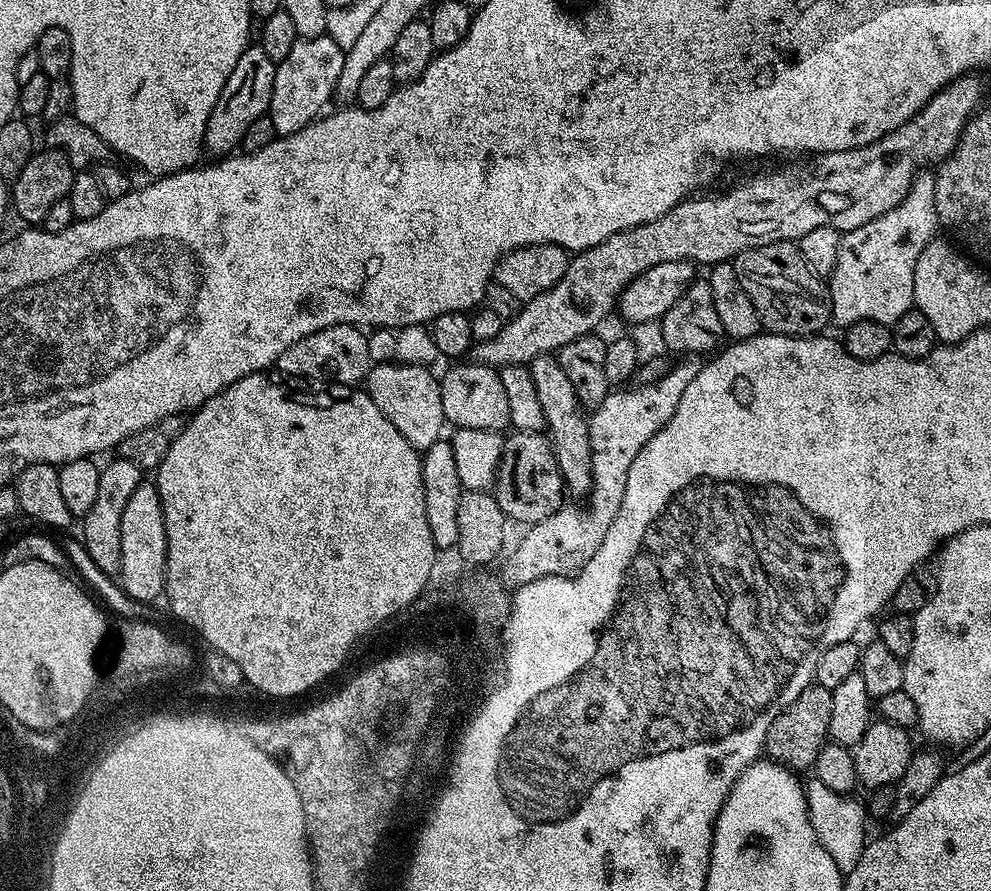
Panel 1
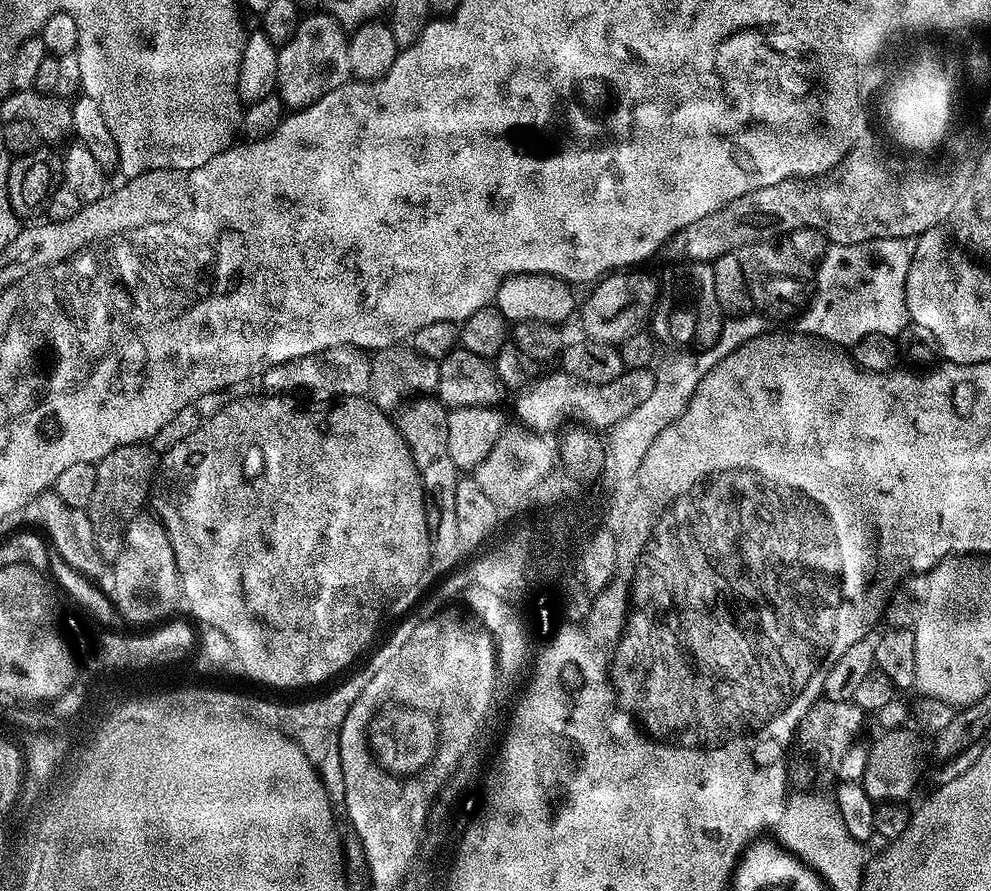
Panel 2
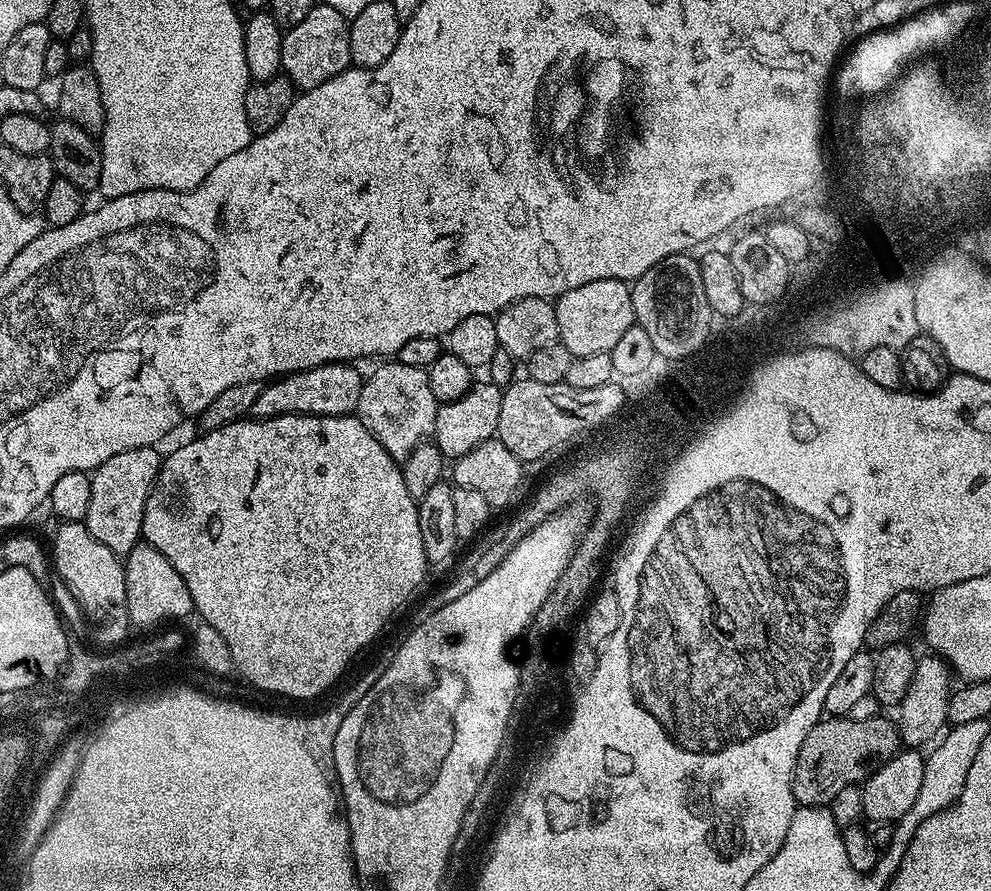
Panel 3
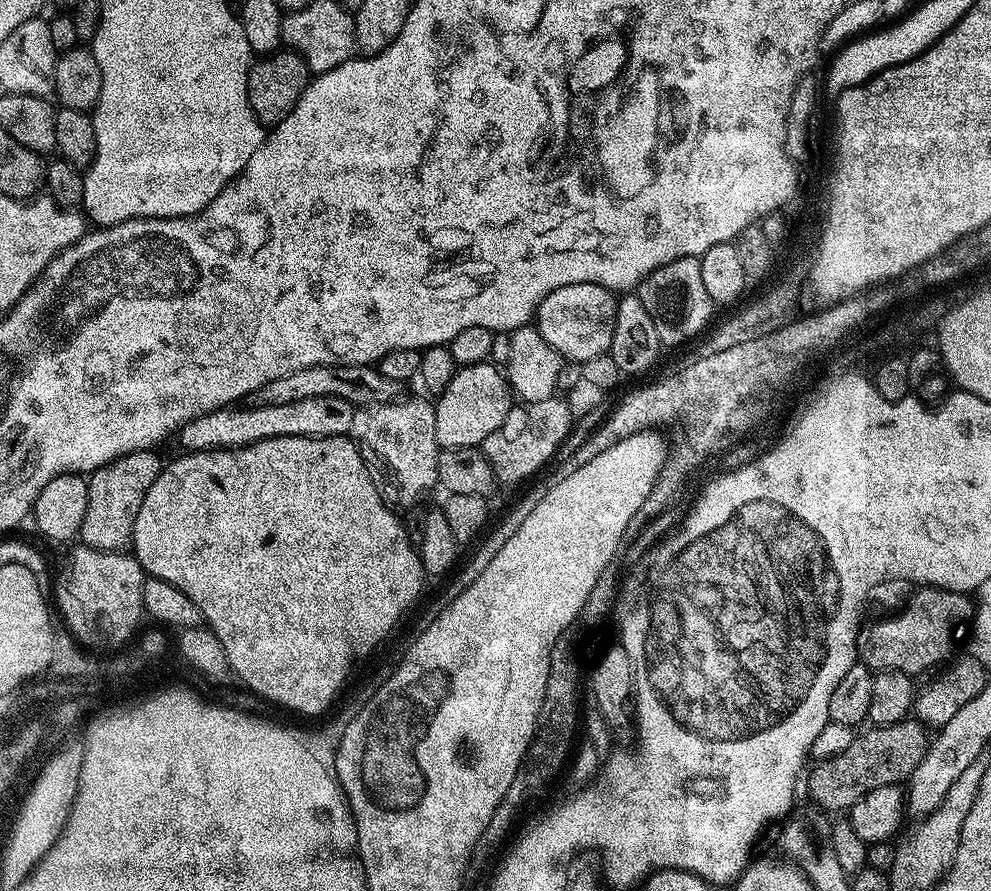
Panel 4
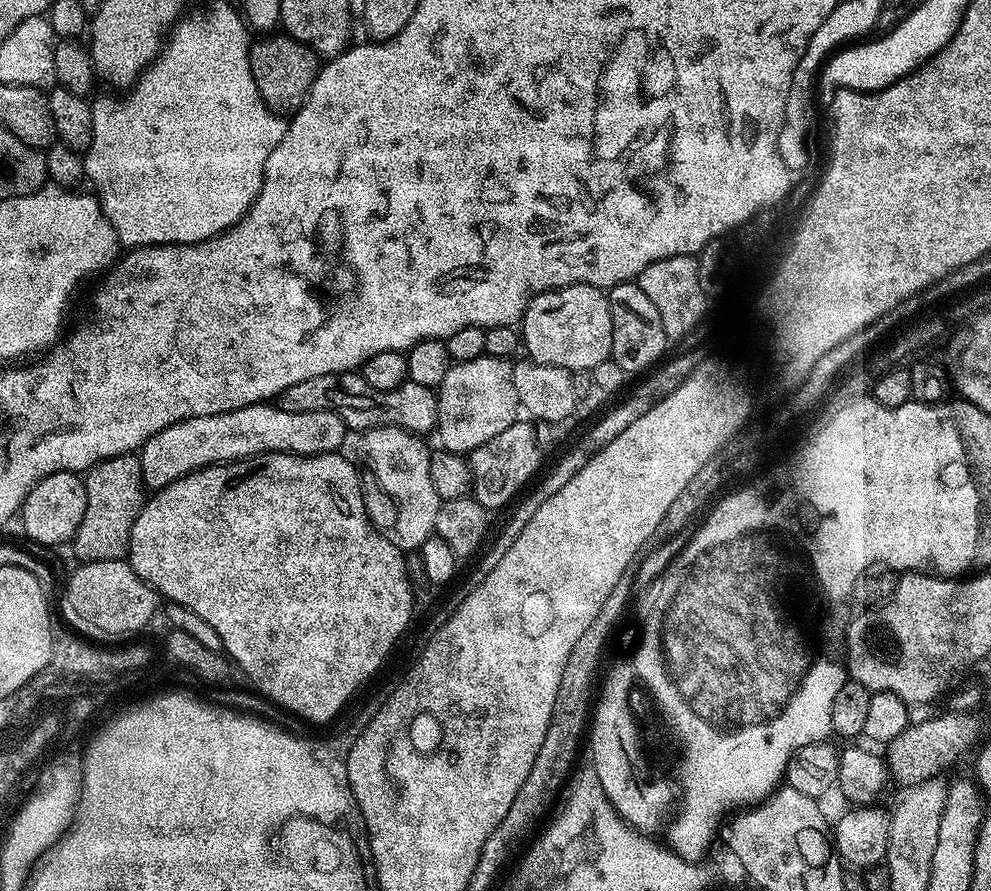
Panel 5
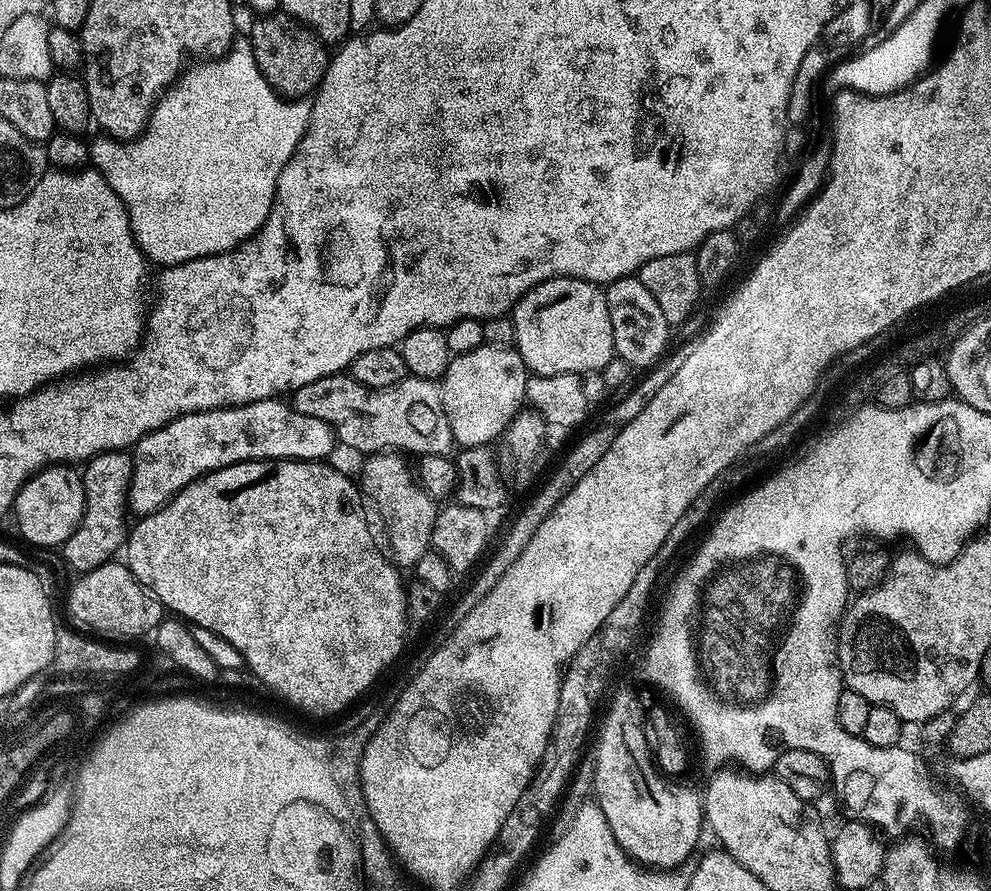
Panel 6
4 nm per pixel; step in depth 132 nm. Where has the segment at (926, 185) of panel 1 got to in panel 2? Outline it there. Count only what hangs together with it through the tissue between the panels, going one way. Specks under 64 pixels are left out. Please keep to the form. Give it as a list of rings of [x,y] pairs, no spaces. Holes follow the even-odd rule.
[[[898,238],[867,240],[861,244],[829,243],[824,256],[815,265],[814,291],[806,307],[799,313],[799,331],[833,346],[854,345],[866,338],[866,334],[886,334],[893,338],[899,336],[910,322],[906,306],[906,274],[910,270],[912,249],[913,245],[908,240]]]

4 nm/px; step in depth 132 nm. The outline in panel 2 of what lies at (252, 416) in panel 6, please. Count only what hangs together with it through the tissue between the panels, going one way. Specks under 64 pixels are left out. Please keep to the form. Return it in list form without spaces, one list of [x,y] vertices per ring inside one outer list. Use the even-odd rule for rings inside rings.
[[[343,344],[330,350],[306,354],[278,366],[270,366],[258,378],[268,394],[292,394],[301,388],[304,392],[333,392],[333,397],[368,396],[370,388],[370,356],[363,348]]]

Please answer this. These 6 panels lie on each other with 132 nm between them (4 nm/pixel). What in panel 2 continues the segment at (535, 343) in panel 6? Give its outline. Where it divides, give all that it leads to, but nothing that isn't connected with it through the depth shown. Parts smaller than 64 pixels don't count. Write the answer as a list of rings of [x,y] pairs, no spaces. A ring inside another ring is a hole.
[[[638,270],[613,271],[591,289],[593,292],[585,300],[583,297],[578,316],[580,314],[580,320],[584,323],[583,335],[587,339],[618,346],[651,321],[658,295],[657,277],[648,272],[634,271]]]

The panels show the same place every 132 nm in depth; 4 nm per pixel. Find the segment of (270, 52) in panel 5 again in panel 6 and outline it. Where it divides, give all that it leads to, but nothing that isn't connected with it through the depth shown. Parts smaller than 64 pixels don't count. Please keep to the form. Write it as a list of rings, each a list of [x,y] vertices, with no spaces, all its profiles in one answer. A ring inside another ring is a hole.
[[[279,10],[257,15],[255,19],[247,43],[266,82],[285,98],[311,97],[328,69],[330,52],[324,41],[319,40],[305,24],[299,24],[295,18]]]

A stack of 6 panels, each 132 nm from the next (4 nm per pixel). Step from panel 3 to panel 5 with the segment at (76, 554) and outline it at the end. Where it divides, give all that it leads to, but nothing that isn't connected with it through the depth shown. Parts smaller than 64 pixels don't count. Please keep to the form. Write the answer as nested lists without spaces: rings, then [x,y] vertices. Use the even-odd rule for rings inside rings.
[[[127,559],[106,562],[84,562],[72,572],[68,585],[63,585],[59,597],[64,611],[63,623],[73,633],[92,642],[100,640],[127,641],[127,636],[140,632],[152,620],[156,612],[158,593],[139,576]]]

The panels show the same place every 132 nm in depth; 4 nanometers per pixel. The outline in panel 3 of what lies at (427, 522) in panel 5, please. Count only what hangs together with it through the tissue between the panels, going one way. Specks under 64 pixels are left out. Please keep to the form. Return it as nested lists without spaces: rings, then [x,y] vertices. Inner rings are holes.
[[[397,360],[379,364],[382,365],[365,379],[356,412],[392,458],[404,460],[435,433],[440,404],[430,388],[427,369],[406,366]]]

